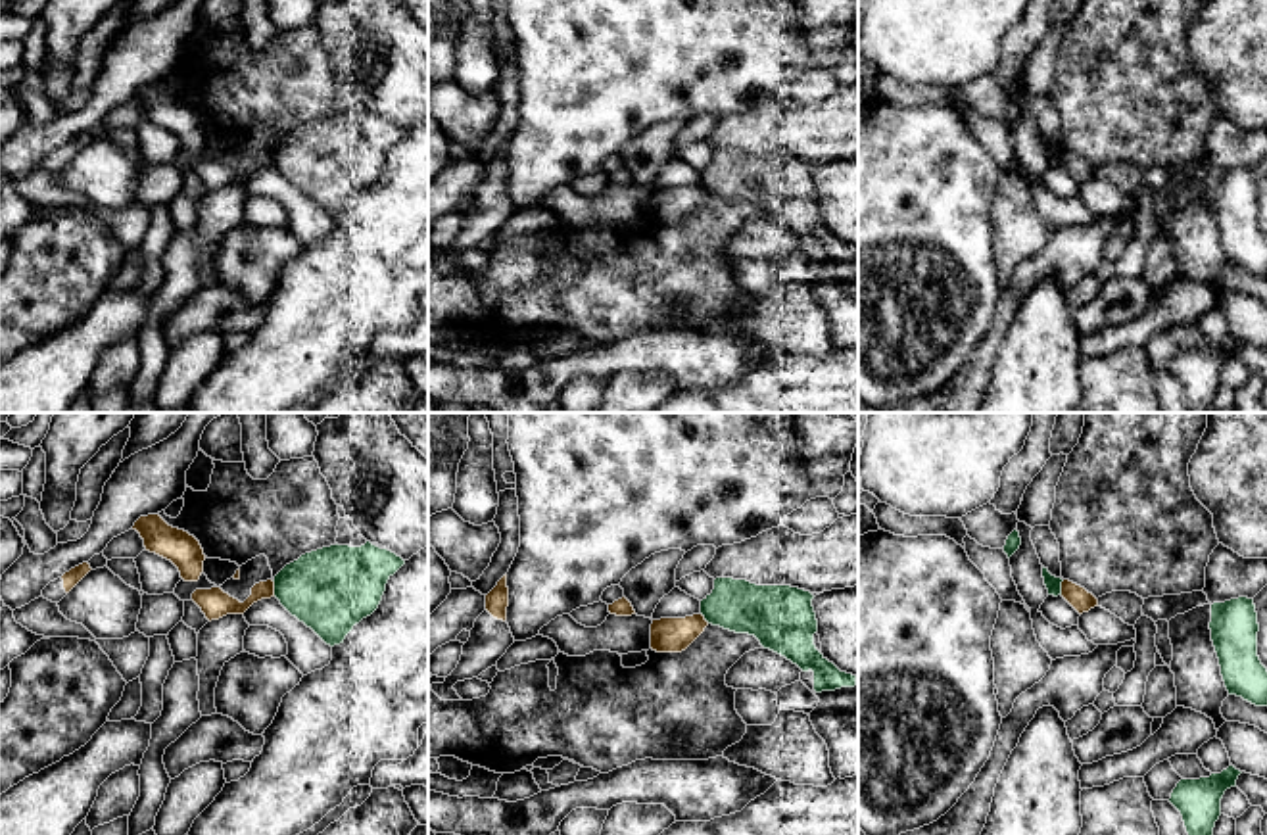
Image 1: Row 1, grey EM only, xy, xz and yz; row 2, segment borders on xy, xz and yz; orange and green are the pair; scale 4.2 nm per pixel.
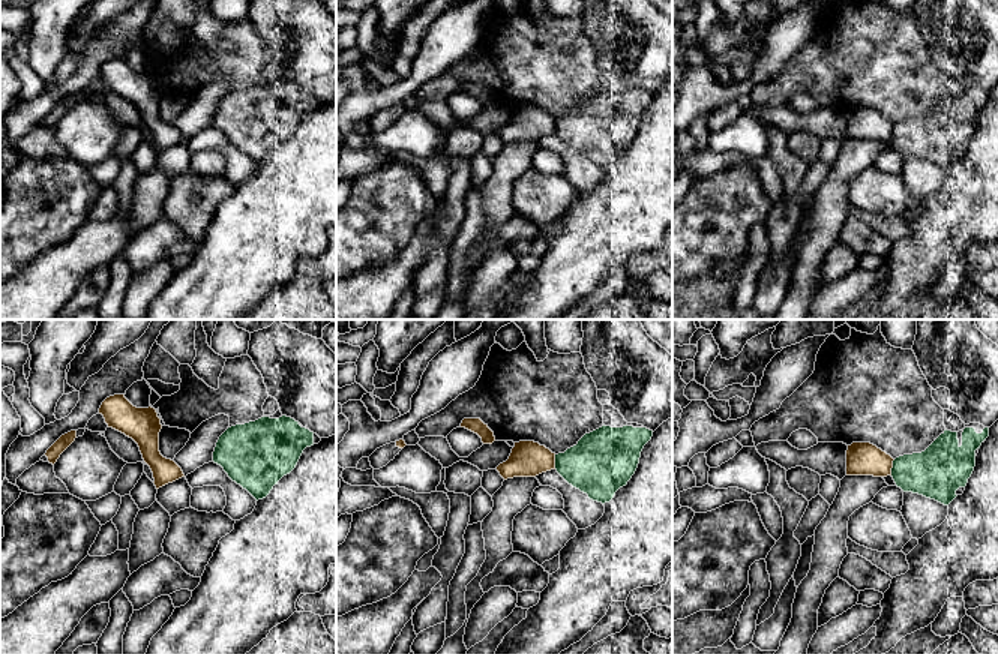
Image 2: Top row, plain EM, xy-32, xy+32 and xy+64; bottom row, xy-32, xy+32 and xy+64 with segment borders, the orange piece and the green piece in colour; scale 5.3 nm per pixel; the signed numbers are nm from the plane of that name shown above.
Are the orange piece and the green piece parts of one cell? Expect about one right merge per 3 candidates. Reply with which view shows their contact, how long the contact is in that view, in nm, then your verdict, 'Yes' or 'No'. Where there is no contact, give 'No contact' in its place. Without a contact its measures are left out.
Touches orange in xy. Shared border 70 nm. No

